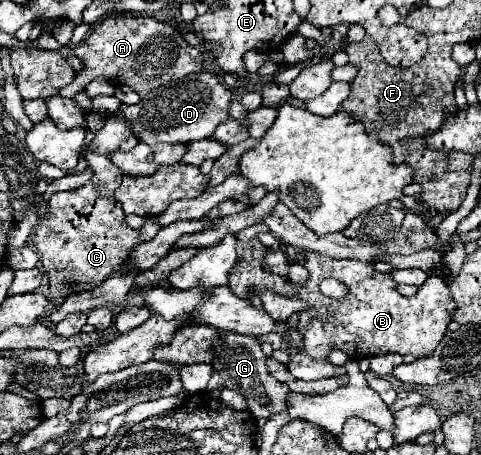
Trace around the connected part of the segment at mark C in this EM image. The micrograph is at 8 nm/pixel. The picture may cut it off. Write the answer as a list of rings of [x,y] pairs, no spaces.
[[[90,152],[88,168],[92,170],[92,178],[82,188],[74,192],[56,192],[48,200],[46,214],[38,220],[32,236],[34,250],[50,280],[50,298],[56,302],[102,284],[118,270],[136,244],[152,240],[160,230],[158,224],[154,224],[156,218],[150,218],[150,224],[142,226],[142,230],[134,230],[126,224],[122,204],[114,198],[122,174],[110,164],[110,158]]]

